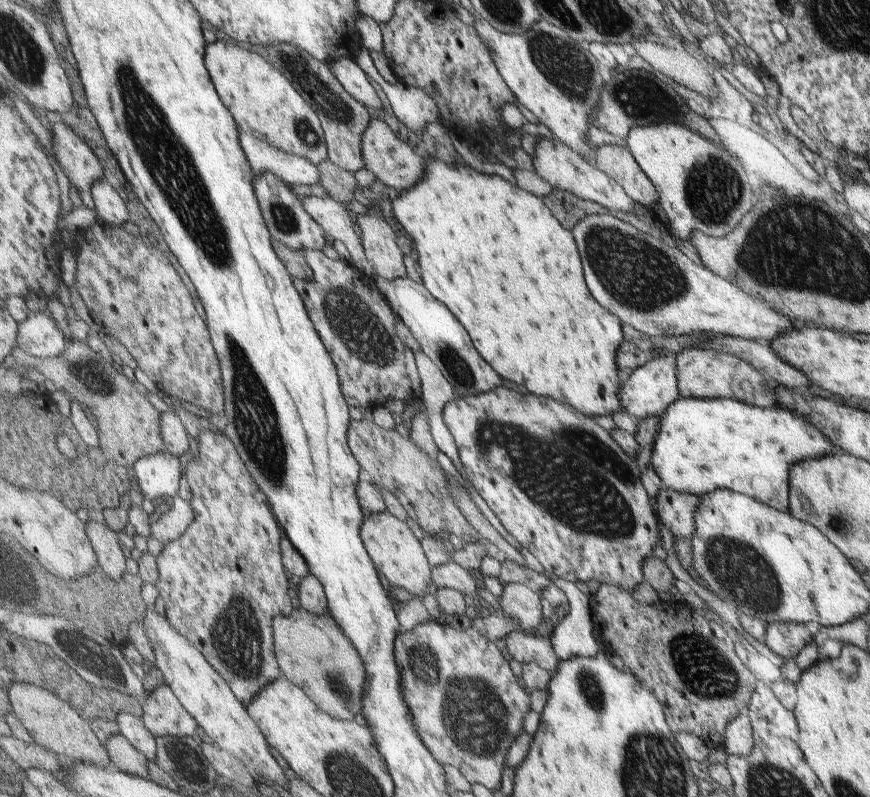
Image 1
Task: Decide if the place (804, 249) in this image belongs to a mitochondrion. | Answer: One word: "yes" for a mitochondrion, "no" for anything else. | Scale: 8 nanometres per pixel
yes

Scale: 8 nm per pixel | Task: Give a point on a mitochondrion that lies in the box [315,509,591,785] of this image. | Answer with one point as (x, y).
(479, 715)

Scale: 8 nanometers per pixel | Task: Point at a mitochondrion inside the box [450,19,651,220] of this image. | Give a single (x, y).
(563, 62)

